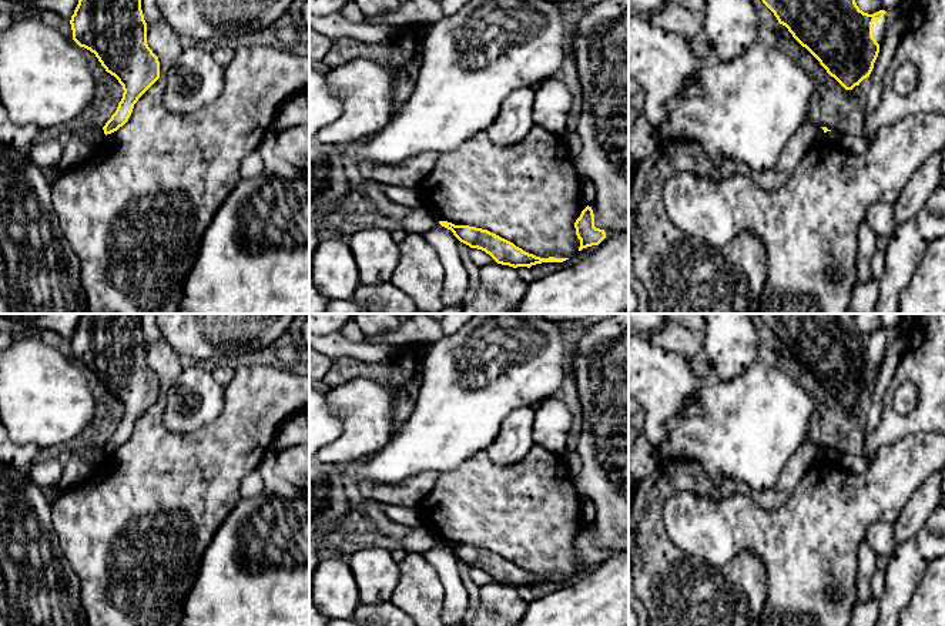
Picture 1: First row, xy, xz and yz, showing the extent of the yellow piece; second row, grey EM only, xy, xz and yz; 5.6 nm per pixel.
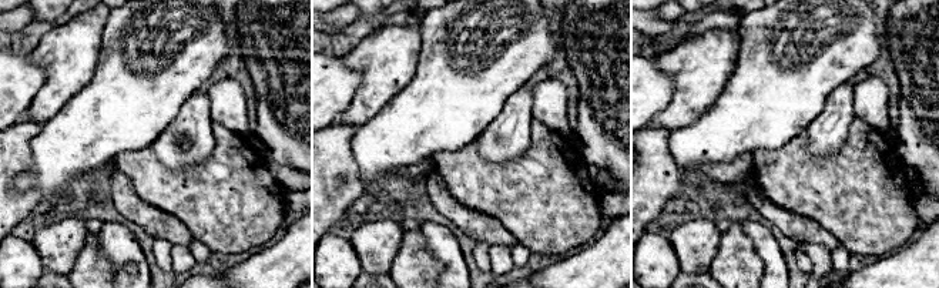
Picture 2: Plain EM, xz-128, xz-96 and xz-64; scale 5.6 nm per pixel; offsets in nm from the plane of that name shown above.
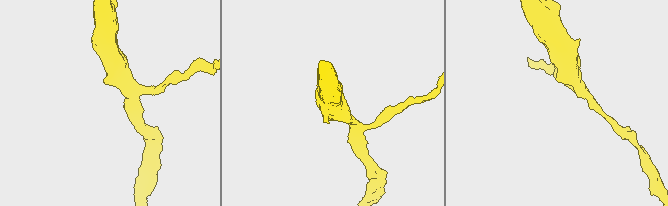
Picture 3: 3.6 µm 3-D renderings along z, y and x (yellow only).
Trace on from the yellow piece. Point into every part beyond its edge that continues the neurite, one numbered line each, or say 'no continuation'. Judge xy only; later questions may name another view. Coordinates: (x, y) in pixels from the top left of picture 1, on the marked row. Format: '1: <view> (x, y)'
no continuation

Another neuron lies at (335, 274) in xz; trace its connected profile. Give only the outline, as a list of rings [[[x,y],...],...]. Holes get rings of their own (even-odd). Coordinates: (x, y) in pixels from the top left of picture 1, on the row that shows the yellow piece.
[[[321,240],[312,255],[312,282],[328,299],[349,299],[361,285],[348,242]]]

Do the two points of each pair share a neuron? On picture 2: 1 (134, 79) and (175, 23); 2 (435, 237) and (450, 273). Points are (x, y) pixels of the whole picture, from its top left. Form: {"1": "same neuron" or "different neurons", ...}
{"1": "same neuron", "2": "same neuron"}

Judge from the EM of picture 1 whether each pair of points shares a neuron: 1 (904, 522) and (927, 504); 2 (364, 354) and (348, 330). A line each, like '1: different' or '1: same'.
1: same
2: different

